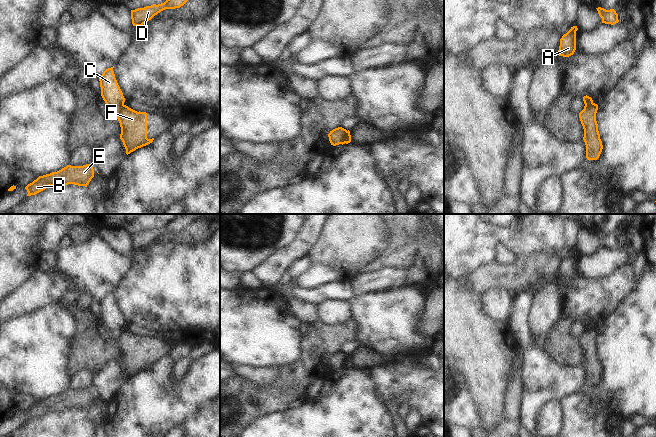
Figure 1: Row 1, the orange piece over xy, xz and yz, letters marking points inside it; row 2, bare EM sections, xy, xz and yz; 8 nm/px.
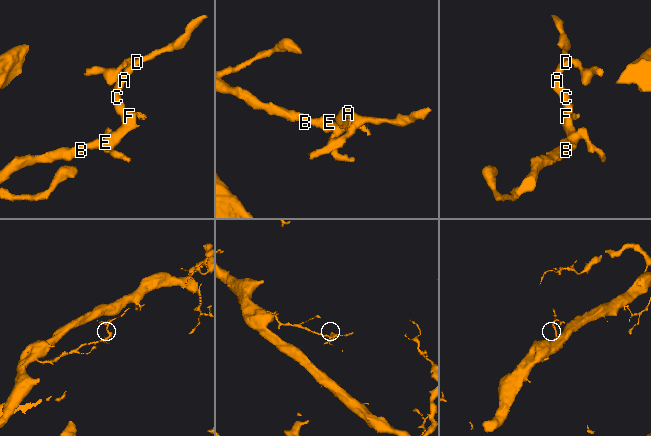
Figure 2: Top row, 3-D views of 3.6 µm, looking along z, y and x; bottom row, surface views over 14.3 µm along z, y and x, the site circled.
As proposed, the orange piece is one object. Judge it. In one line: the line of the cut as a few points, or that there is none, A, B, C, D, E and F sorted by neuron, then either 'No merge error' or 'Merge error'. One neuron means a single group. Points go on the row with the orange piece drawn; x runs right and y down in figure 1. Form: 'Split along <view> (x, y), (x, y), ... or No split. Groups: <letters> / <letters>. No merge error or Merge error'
Split along xy (123, 104), (116, 115). Groups: A C D / B E F. Merge error

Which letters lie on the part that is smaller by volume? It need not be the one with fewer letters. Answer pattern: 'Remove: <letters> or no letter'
Remove: A, C, D

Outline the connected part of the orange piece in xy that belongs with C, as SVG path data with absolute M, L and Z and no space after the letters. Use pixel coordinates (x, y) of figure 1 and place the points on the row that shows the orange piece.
M113 67L106 69L99 77L101 96L106 103L109 112L116 115L121 111L125 98L117 83Z

